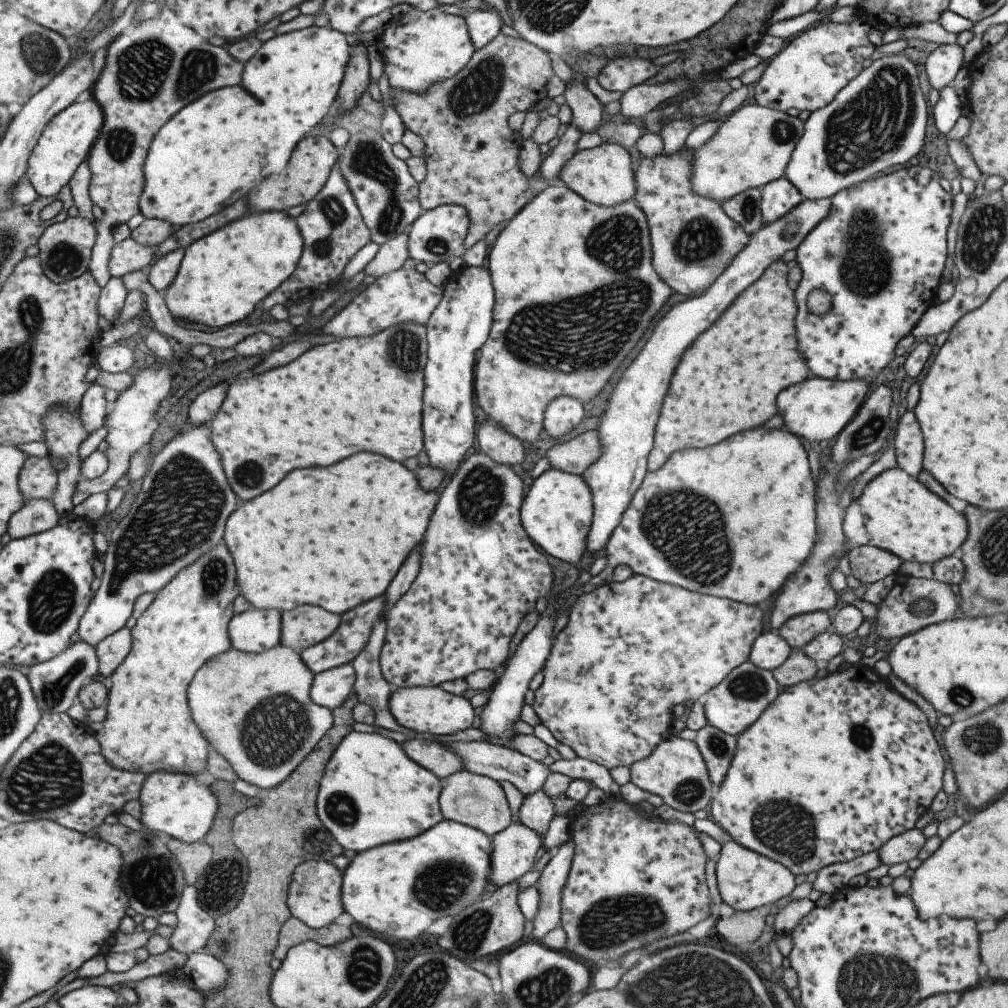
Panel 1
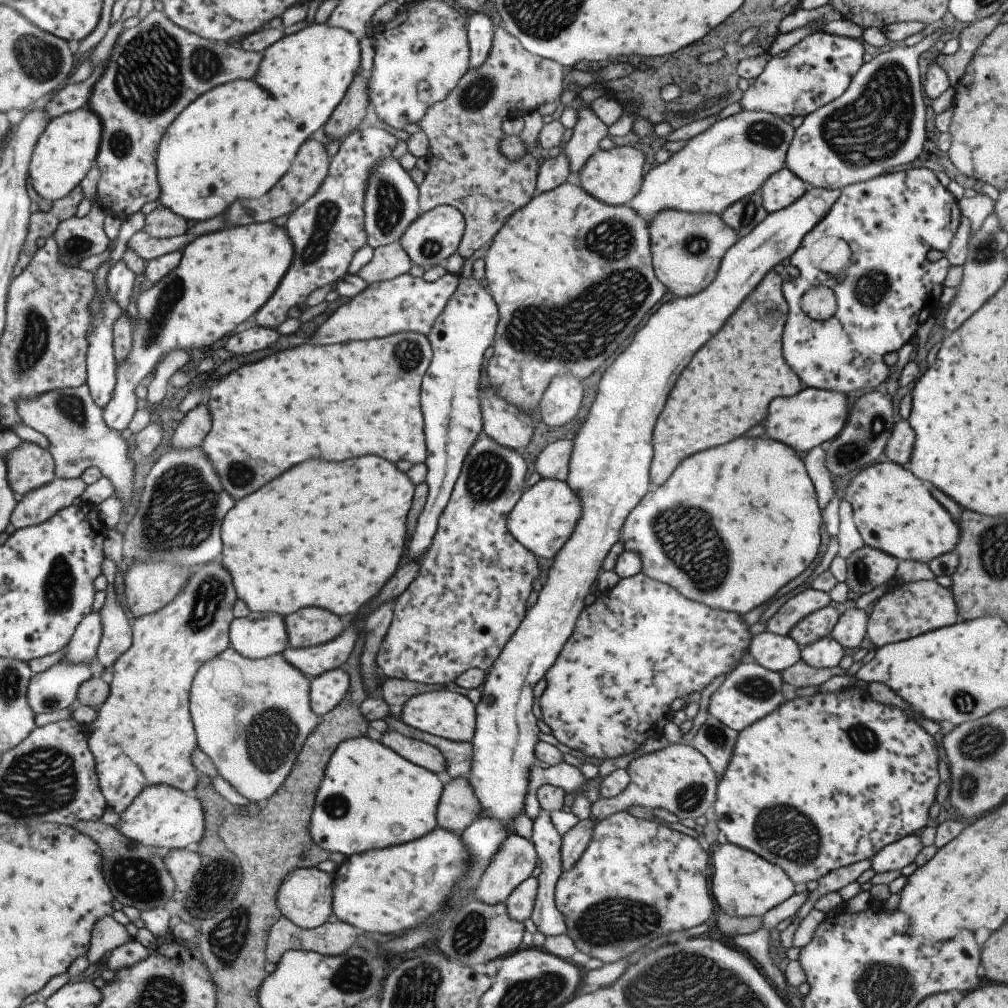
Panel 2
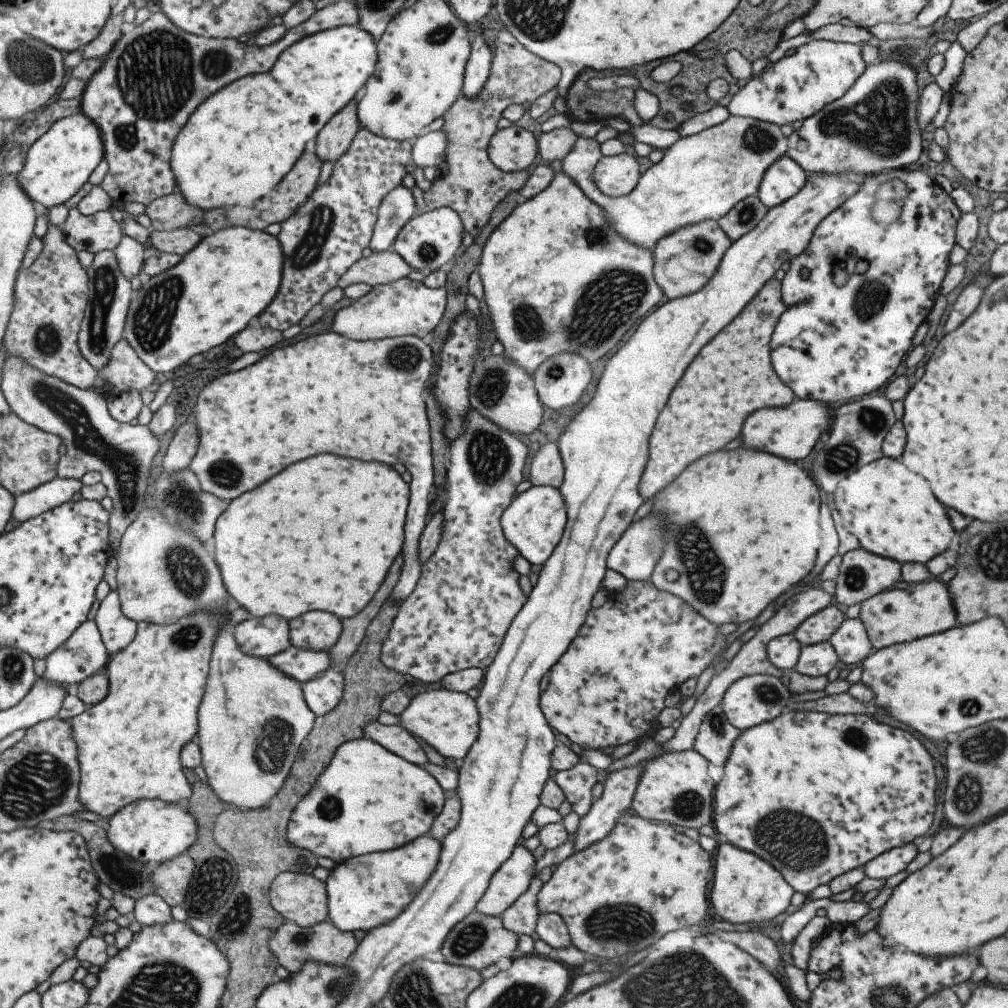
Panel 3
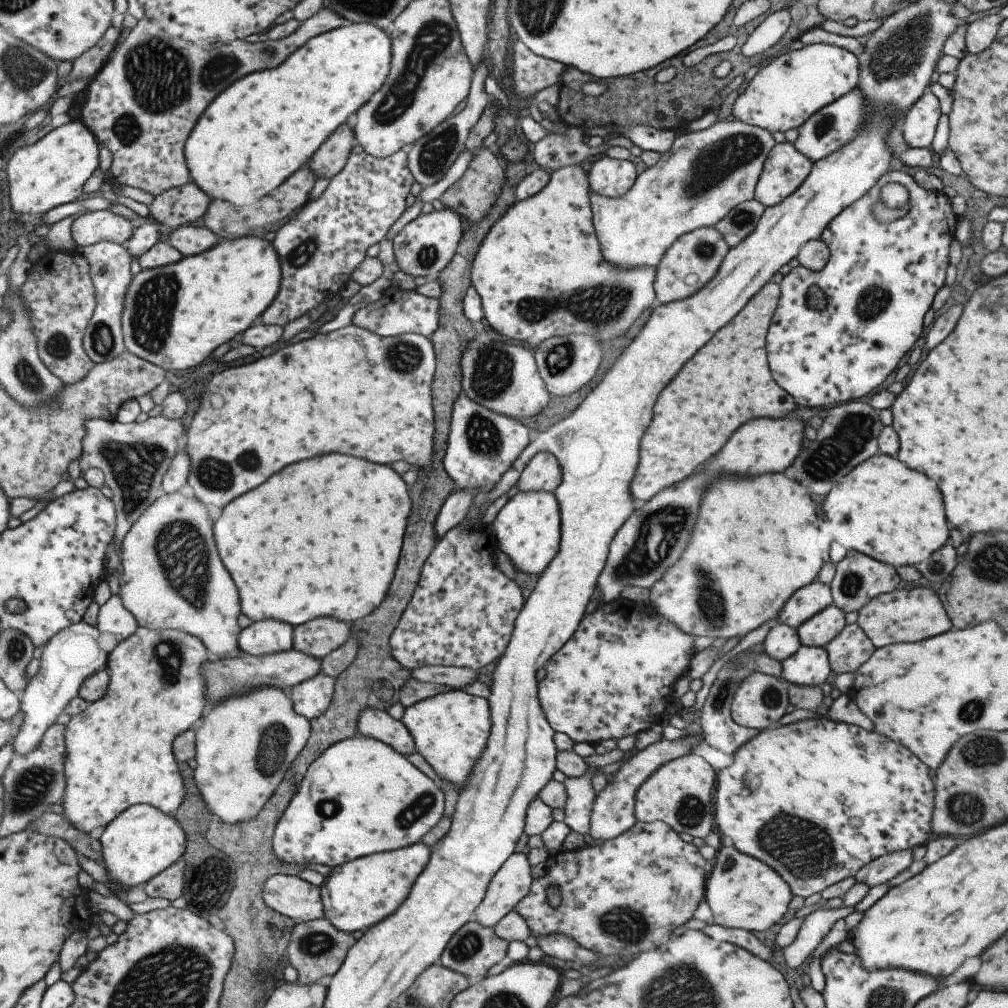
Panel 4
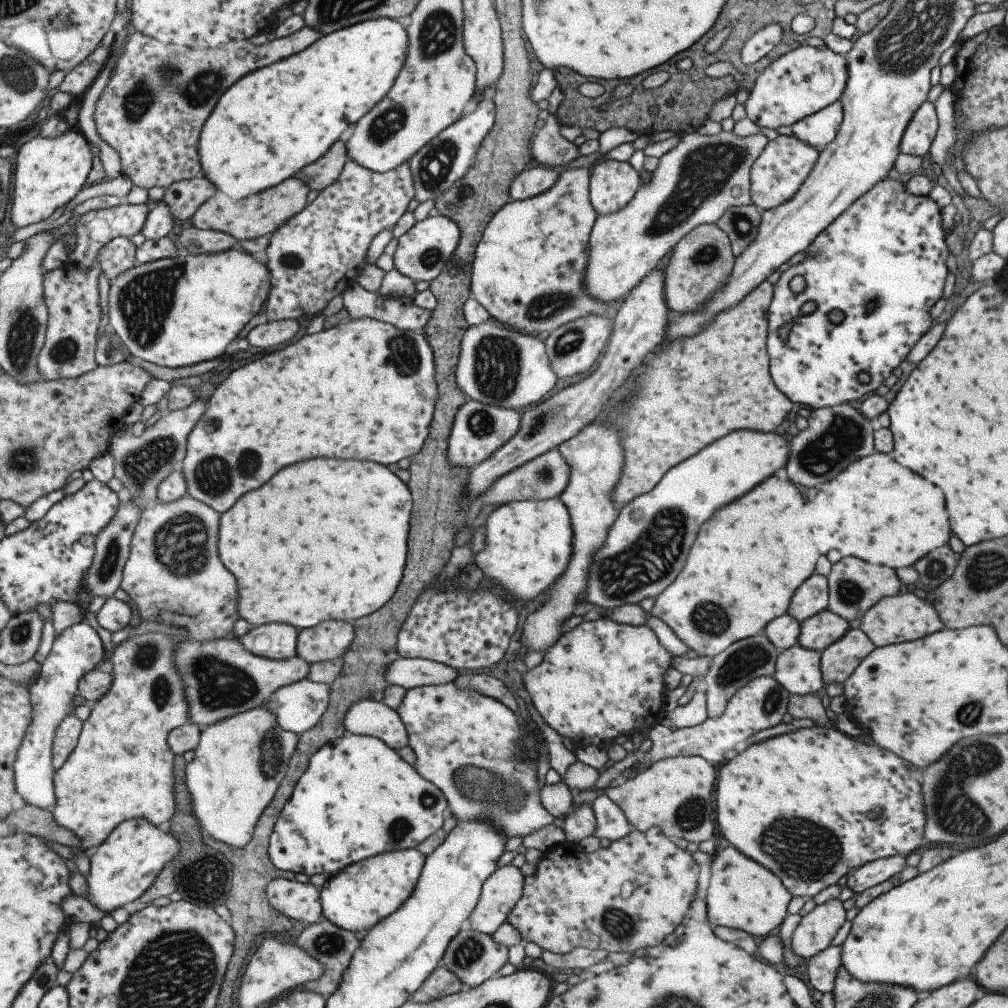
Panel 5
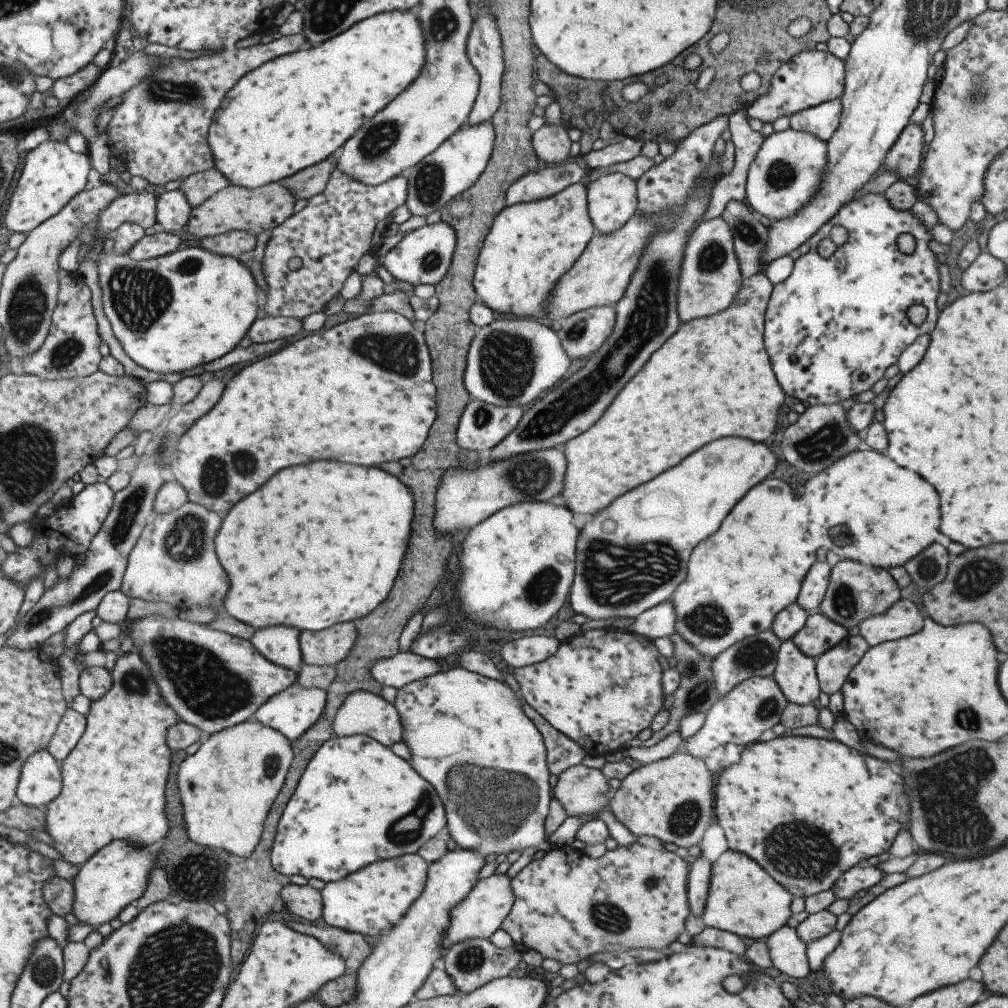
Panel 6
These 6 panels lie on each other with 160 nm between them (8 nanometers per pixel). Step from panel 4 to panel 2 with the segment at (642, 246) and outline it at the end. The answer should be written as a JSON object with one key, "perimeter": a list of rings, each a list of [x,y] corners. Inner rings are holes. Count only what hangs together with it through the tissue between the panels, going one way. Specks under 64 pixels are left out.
{"perimeter":[[[588,107],[576,110],[577,120],[573,125],[569,141],[563,145],[563,154],[567,157],[570,170],[578,172],[586,158],[597,152],[599,140],[607,136],[607,127]],[[741,109],[690,138],[664,163],[648,170],[640,191],[627,206],[647,224],[663,209],[719,215],[730,204],[759,190],[767,178],[784,167],[794,130],[774,114]]]}

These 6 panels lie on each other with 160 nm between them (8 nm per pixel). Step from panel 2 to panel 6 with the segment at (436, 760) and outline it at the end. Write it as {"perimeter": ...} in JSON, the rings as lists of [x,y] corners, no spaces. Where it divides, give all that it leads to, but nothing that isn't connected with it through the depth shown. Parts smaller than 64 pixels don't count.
{"perimeter":[[[355,691],[351,693],[345,704],[339,709],[334,722],[334,729],[335,736],[367,735],[388,747],[397,744],[403,737],[401,716],[398,714],[397,708],[372,691]]]}

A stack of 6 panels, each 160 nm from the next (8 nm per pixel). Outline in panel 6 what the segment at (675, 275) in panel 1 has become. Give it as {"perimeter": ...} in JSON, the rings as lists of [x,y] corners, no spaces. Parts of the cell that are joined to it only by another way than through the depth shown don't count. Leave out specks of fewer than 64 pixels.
{"perimeter":[[[720,216],[699,222],[687,237],[683,252],[677,275],[677,318],[684,323],[725,310],[731,304],[743,280],[728,223]]]}

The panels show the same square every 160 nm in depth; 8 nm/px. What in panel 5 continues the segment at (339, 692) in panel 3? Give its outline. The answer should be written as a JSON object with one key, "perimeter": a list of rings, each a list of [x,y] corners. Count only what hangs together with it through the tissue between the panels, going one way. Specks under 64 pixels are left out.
{"perimeter":[[[311,679],[280,689],[266,704],[284,730],[301,736],[318,725],[331,703],[331,686]]]}

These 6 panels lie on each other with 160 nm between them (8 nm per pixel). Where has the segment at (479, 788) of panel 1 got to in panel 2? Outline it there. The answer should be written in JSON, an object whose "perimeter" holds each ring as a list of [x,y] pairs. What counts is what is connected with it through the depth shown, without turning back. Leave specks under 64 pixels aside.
{"perimeter":[[[457,777],[447,780],[447,784],[441,794],[441,800],[437,806],[437,827],[453,831],[459,835],[460,832],[478,818],[480,804],[474,795],[471,783],[466,777]]]}

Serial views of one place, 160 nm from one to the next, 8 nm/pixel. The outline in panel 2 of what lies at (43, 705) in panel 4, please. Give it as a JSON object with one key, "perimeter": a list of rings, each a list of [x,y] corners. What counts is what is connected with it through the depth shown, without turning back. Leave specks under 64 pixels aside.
{"perimeter":[[[99,612],[88,614],[75,631],[62,660],[74,663],[90,663],[97,660],[97,649],[101,644],[102,636],[103,621],[101,614]]]}

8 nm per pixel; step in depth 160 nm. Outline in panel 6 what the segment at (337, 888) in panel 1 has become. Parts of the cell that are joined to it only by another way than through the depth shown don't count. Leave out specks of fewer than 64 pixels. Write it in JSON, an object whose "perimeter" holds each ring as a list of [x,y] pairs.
{"perimeter":[[[289,883],[280,890],[279,896],[292,914],[297,914],[309,922],[315,922],[324,916],[322,891],[311,886]]]}

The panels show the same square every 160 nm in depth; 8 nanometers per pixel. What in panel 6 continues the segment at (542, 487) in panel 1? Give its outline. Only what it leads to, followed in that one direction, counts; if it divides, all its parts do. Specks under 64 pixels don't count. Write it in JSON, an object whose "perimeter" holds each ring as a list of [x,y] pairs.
{"perimeter":[[[547,501],[518,502],[496,510],[493,514],[490,514],[487,518],[484,518],[481,522],[470,528],[469,533],[462,543],[461,556],[459,558],[459,566],[462,568],[462,574],[461,578],[459,578],[459,586],[457,586],[457,596],[459,596],[459,602],[461,602],[463,612],[467,614],[467,620],[471,618],[477,624],[491,626],[493,632],[489,630],[489,634],[495,634],[495,630],[497,630],[497,634],[501,634],[502,632],[508,633],[512,630],[521,630],[521,632],[523,630],[536,630],[535,628],[539,628],[539,626],[544,627],[549,622],[551,616],[565,602],[572,583],[571,580],[573,580],[573,558],[575,558],[576,542],[580,531],[571,524],[571,520],[573,520],[571,514],[572,512],[567,507],[556,506]]]}

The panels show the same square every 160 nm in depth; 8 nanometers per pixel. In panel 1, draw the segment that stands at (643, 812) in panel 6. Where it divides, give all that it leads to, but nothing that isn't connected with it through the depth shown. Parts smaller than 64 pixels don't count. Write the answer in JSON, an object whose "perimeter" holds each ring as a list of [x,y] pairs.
{"perimeter":[[[668,735],[647,755],[647,758],[635,761],[630,767],[630,782],[637,788],[659,796],[667,806],[679,812],[695,812],[707,806],[714,795],[706,766],[701,753],[693,741],[684,740],[677,735]]]}

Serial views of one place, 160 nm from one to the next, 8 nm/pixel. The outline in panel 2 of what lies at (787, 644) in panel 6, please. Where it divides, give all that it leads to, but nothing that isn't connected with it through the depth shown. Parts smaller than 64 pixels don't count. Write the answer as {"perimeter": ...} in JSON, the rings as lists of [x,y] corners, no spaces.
{"perimeter":[[[830,635],[820,638],[800,650],[800,659],[815,668],[831,668],[843,656],[843,647]]]}

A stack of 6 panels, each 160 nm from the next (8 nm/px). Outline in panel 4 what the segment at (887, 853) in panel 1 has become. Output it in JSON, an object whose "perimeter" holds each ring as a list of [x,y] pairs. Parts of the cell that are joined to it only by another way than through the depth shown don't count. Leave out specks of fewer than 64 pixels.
{"perimeter":[[[911,849],[884,854],[864,864],[853,877],[855,882],[863,882],[870,888],[891,880],[896,874],[905,870],[911,861]]]}

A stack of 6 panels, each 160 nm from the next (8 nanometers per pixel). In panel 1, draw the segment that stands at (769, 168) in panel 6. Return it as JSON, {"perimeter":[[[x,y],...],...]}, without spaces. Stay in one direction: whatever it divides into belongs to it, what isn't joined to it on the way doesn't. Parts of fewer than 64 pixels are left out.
{"perimeter":[[[783,176],[760,187],[760,215],[763,226],[777,221],[801,201],[797,189]]]}

